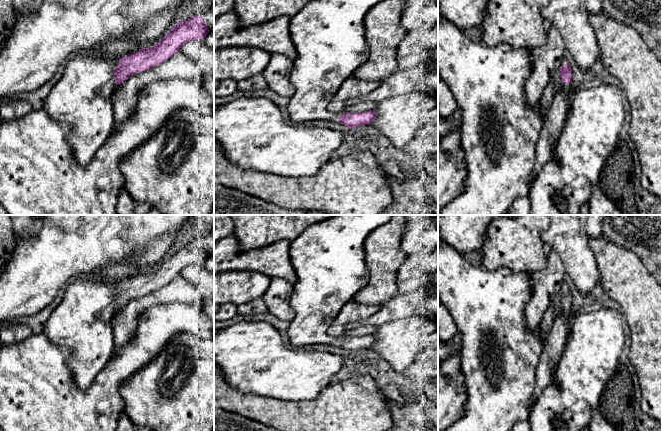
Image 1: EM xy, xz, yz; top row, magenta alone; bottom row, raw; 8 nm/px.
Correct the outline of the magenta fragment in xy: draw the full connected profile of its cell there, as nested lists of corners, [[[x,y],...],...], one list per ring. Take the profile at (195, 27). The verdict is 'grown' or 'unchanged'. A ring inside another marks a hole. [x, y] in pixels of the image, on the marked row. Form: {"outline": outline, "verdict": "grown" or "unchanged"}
{"outline": [[[195,14],[181,20],[151,48],[110,61],[79,53],[64,65],[61,78],[46,97],[42,110],[57,123],[70,126],[66,142],[76,161],[87,166],[114,130],[113,94],[131,75],[157,66],[183,44],[208,34],[205,20]]], "verdict": "grown"}

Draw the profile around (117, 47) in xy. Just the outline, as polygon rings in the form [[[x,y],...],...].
[[[129,34],[117,38],[112,38],[106,42],[103,42],[96,46],[94,50],[101,52],[107,56],[107,60],[113,61],[119,57],[136,52],[140,49],[154,46],[158,42],[149,43],[147,45],[141,45],[136,42],[134,38],[131,38]]]

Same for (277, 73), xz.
[[[271,54],[270,61],[262,72],[270,90],[289,98],[295,93],[295,88],[289,79],[293,63],[293,60],[282,54]]]

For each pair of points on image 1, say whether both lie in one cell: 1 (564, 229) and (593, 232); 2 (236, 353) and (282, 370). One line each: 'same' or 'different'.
1: different
2: same

